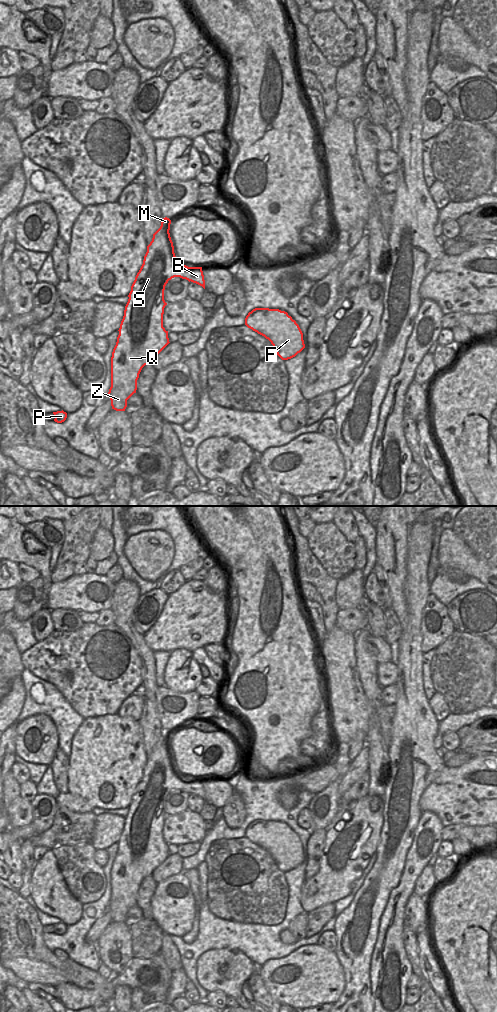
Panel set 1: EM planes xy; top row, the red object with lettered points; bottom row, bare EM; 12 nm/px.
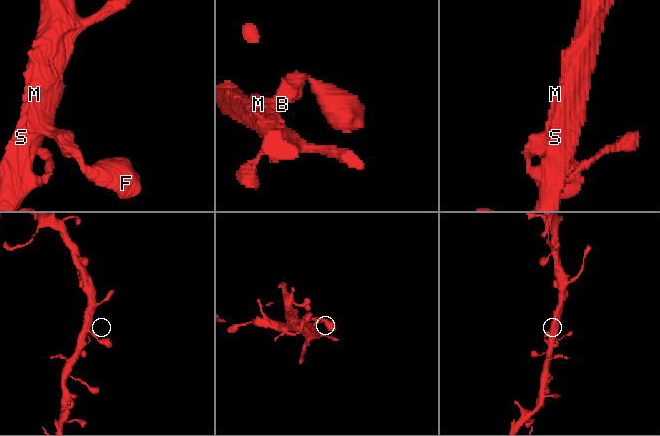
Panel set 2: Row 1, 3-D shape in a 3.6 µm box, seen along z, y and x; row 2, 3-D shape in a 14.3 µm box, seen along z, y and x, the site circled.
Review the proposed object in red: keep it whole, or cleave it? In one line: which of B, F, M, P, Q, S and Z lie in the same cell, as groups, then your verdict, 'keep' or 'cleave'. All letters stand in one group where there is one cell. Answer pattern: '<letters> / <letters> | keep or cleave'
B F M P Q S Z | keep

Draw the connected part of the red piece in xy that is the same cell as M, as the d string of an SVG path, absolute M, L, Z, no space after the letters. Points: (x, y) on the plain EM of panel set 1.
M163 730L160 740L153 746L143 776L128 807L129 811L111 869L111 899L108 908L112 921L116 923L125 923L127 912L136 905L137 892L142 880L152 875L152 872L170 855L168 843L163 839L164 820L167 817L164 812L164 802L168 793L180 789L205 801L202 779L188 779L180 775L175 768L169 745L170 736L169 730Z

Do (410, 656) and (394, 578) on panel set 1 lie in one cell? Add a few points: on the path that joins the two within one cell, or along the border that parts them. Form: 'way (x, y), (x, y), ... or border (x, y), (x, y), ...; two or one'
border (407, 605), (408, 624), (402, 631); two

